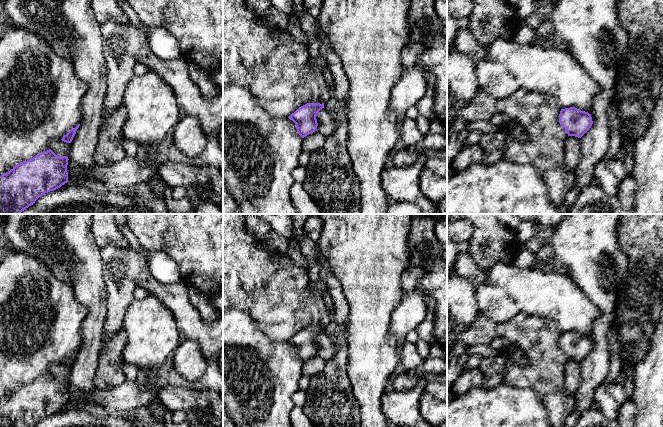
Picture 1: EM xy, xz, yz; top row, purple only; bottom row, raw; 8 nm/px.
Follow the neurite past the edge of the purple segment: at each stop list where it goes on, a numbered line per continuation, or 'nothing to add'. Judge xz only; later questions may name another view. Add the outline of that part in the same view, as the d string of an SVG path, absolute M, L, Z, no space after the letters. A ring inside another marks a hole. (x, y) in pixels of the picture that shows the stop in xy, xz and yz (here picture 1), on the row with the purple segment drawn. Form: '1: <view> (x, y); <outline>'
nothing to add

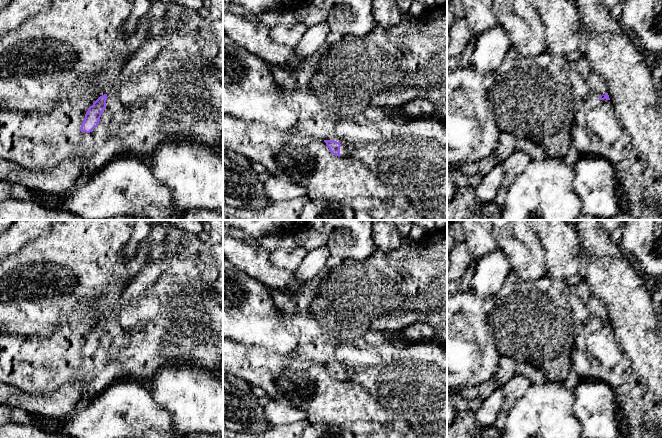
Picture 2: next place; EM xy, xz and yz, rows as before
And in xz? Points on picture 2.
1: xz (344, 151); M347 143L343 144L343 145L340 147L340 154L341 154L341 156L344 156L344 157L349 156L350 151L349 151L349 149L348 149Z

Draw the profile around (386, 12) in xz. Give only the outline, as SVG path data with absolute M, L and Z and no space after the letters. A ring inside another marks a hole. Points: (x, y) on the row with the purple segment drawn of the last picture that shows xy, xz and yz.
M372 0L372 12L376 23L383 26L398 24L403 14L396 0Z

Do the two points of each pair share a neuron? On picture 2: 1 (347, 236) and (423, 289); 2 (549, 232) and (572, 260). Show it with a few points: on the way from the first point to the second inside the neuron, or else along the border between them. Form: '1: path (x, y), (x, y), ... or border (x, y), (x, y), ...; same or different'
1: border (377, 248), (363, 259), (349, 259); different
2: path (556, 239), (562, 245), (565, 253); same

